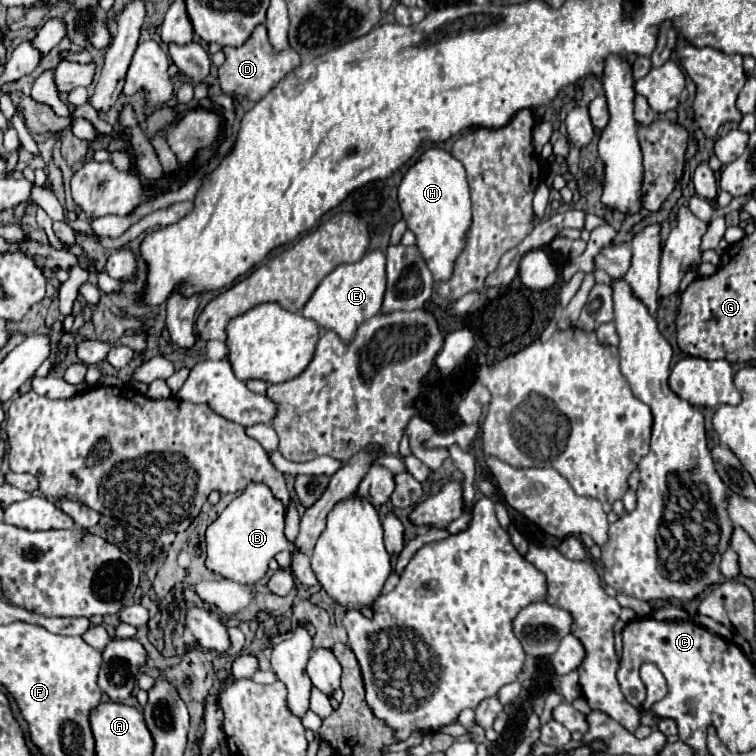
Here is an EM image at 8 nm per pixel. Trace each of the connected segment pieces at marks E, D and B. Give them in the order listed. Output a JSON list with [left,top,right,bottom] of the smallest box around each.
[[302,250,386,342],[218,26,300,102],[206,484,295,584]]

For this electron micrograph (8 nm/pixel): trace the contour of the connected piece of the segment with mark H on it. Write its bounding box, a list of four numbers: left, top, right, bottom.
[398,148,472,282]

